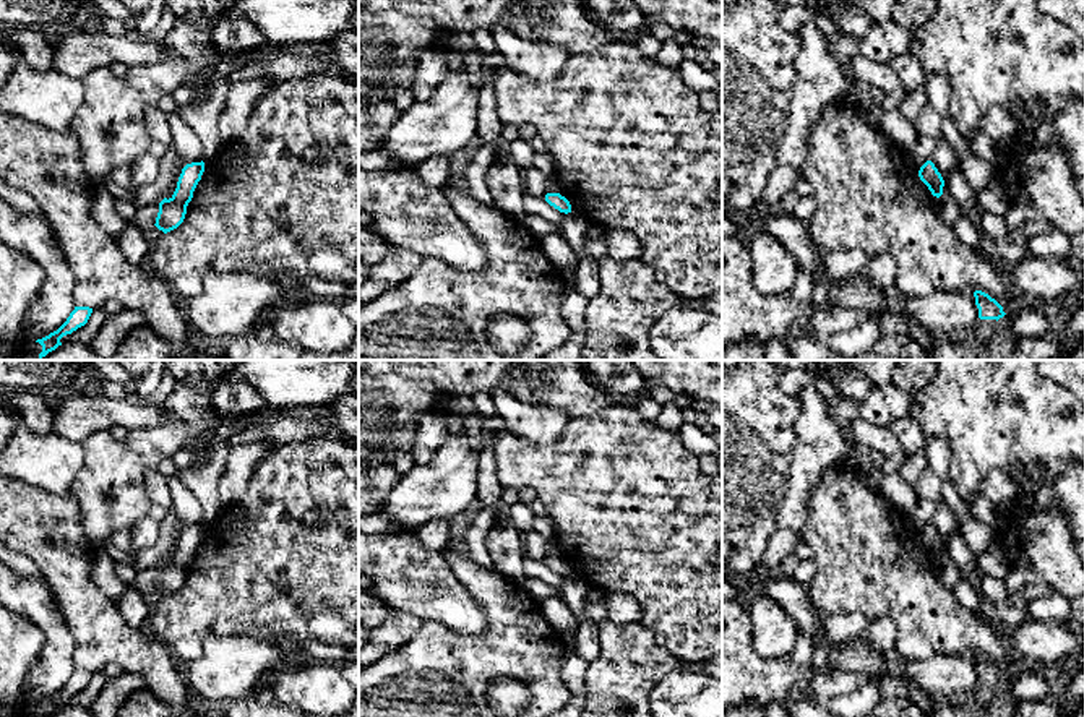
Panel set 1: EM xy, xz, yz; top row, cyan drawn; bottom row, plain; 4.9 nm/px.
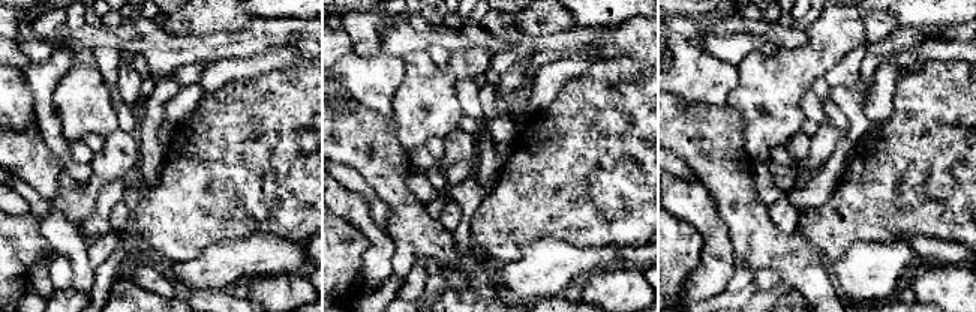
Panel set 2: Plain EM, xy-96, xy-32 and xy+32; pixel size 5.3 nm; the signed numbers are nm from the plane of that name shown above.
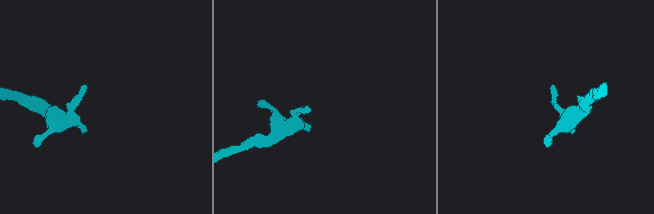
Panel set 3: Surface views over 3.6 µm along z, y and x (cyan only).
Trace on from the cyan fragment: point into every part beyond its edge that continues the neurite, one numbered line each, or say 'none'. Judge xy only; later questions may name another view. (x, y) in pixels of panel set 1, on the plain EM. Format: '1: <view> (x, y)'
none

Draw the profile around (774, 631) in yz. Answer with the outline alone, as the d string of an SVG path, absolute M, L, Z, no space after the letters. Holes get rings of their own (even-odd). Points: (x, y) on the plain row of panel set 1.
M756 592L756 597L748 610L751 625L753 650L763 659L790 657L800 628L772 597L764 592Z

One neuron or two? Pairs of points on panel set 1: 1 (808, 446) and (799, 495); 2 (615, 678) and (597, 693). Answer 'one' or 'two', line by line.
1: one
2: one

